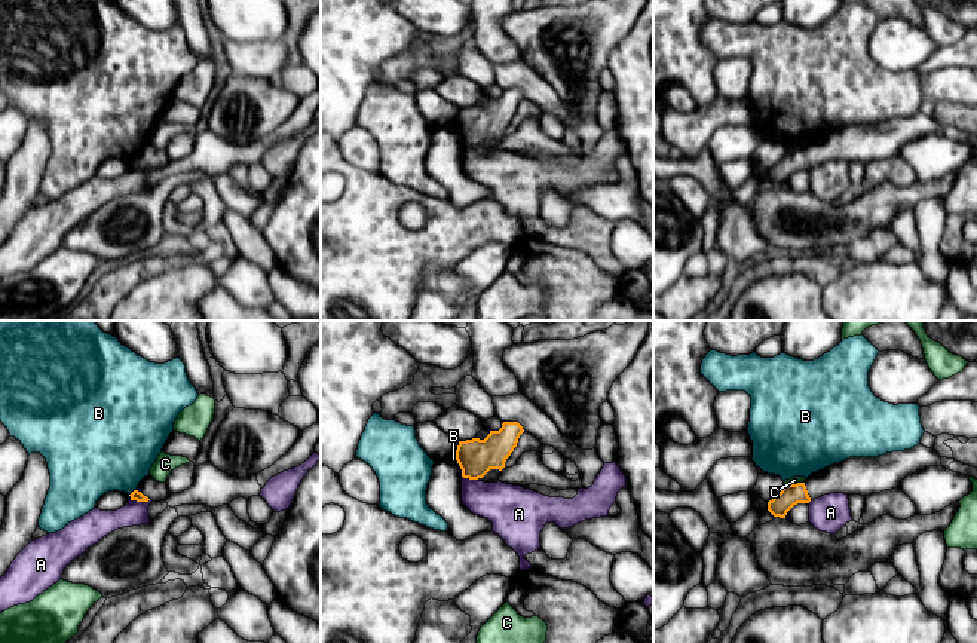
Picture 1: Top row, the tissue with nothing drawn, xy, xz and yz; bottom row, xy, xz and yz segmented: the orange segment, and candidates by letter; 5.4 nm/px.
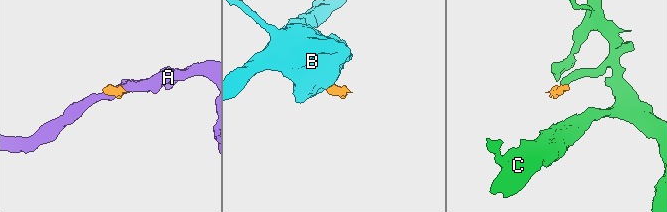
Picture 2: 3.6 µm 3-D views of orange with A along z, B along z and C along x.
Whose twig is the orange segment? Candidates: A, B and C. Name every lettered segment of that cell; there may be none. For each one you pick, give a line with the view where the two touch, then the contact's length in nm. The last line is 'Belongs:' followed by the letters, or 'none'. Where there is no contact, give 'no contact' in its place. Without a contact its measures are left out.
Belongs: none

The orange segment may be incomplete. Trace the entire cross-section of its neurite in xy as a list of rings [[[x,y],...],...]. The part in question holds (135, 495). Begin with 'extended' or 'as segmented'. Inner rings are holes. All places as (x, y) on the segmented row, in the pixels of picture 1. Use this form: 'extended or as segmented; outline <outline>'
extended; outline [[[148,474],[140,481],[138,487],[129,496],[131,500],[137,502],[160,502],[166,500],[169,495],[171,492],[166,483],[159,483]]]

